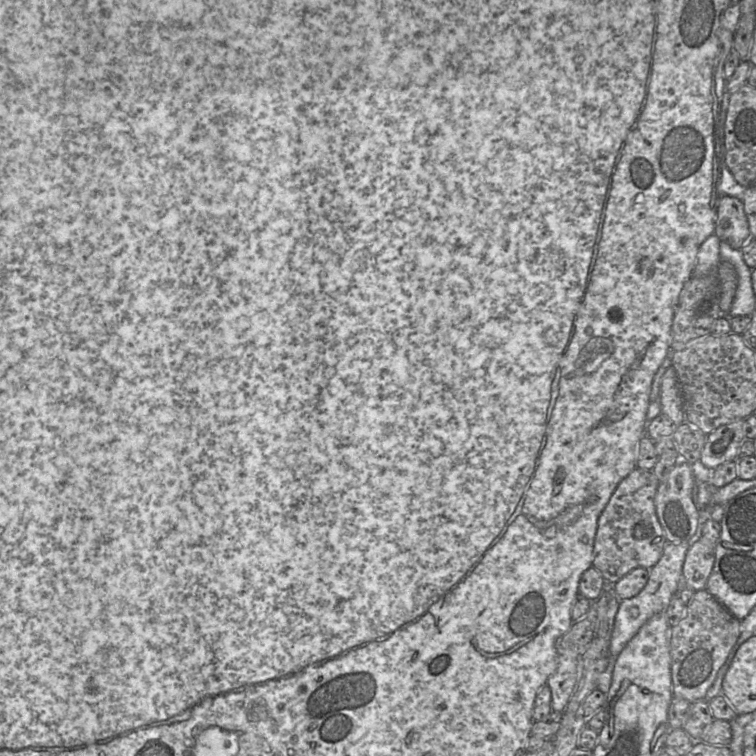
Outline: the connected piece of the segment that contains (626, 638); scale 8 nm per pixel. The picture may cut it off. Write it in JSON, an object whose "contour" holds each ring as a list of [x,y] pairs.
{"contour":[[[668,542],[660,560],[652,568],[646,586],[636,596],[621,600],[619,610],[610,637],[609,656],[617,658],[619,653],[637,634],[640,628],[654,615],[664,612],[673,596],[678,595],[678,585],[682,577],[682,568],[691,543]]]}

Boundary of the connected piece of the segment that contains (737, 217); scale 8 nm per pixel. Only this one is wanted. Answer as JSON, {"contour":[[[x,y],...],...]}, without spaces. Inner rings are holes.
{"contour":[[[719,195],[714,234],[735,249],[741,249],[752,238],[743,203],[740,199]]]}

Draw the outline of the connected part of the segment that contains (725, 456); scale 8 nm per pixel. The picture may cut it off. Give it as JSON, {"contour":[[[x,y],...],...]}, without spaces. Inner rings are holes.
{"contour":[[[744,419],[721,425],[707,435],[700,462],[705,467],[714,469],[726,462],[737,460],[745,439],[746,424]]]}

